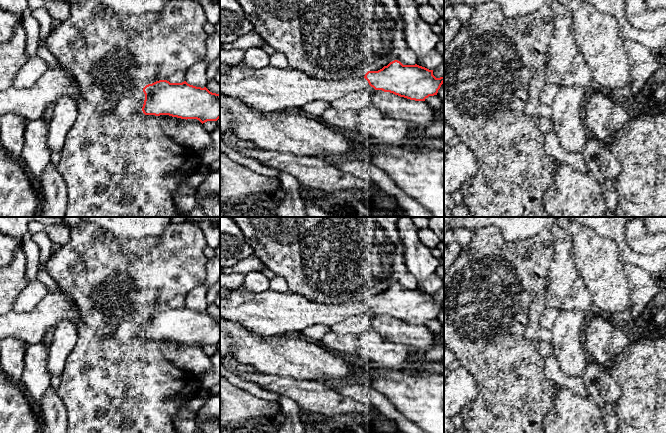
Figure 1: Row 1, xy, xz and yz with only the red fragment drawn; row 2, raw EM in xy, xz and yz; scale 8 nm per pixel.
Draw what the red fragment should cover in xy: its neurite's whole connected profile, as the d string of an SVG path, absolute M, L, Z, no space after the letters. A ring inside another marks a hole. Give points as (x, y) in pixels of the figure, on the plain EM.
M159 304L143 312L145 324L142 335L145 339L169 339L181 343L197 343L202 348L207 345L217 345L220 342L220 318L210 316L206 311L196 311L182 307L170 307Z

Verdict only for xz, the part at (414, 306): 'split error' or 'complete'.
split error

